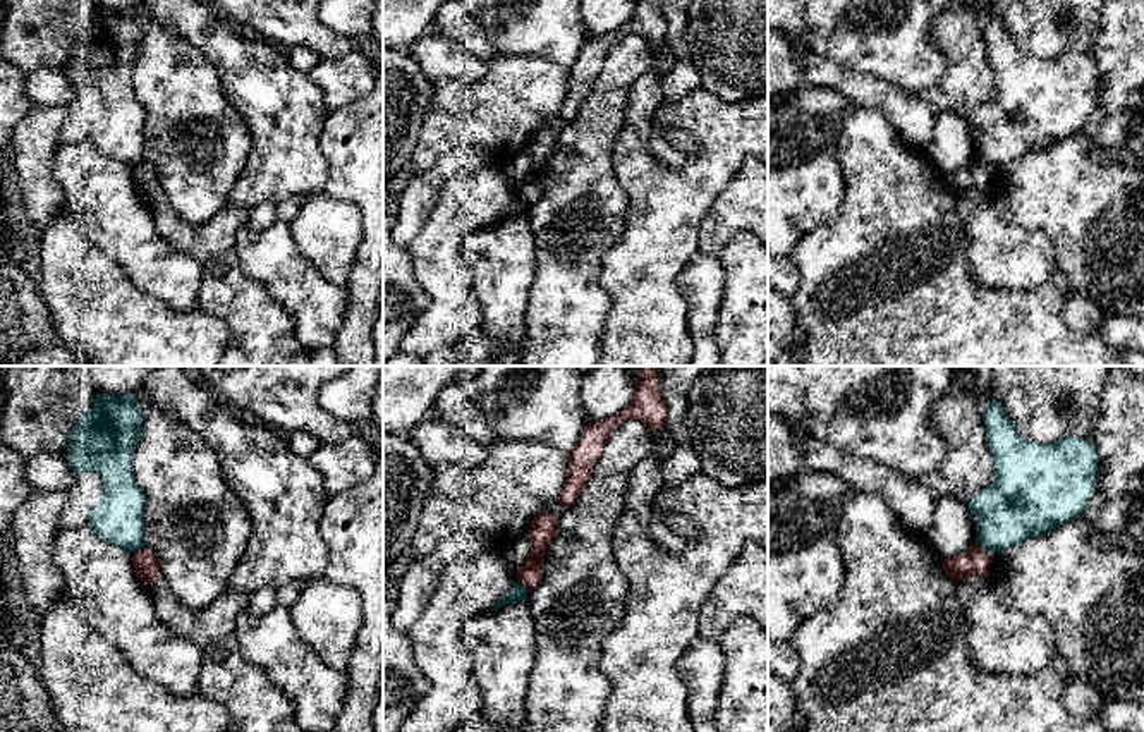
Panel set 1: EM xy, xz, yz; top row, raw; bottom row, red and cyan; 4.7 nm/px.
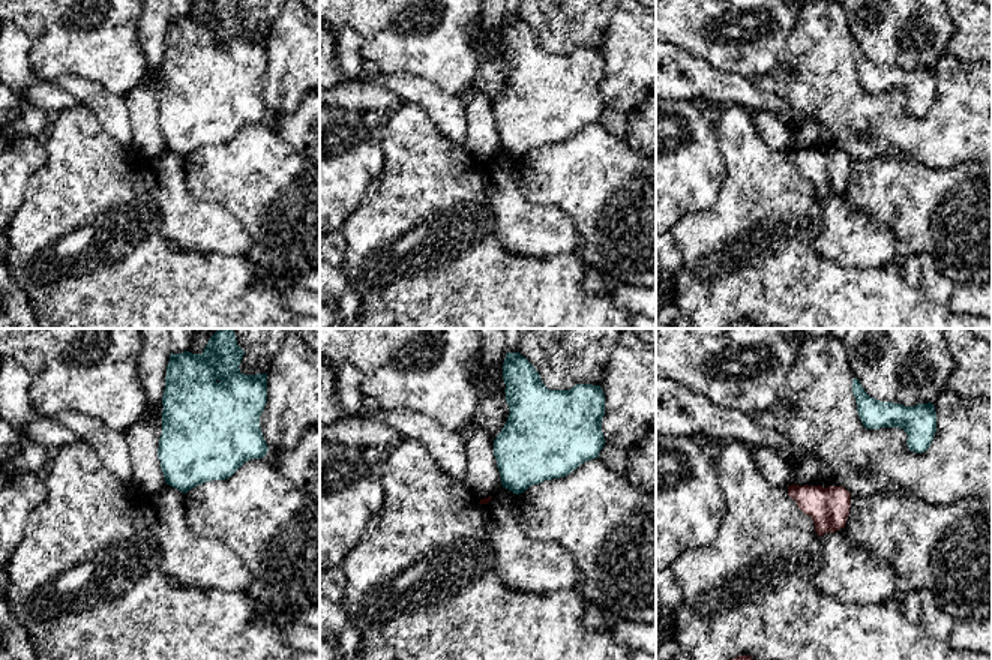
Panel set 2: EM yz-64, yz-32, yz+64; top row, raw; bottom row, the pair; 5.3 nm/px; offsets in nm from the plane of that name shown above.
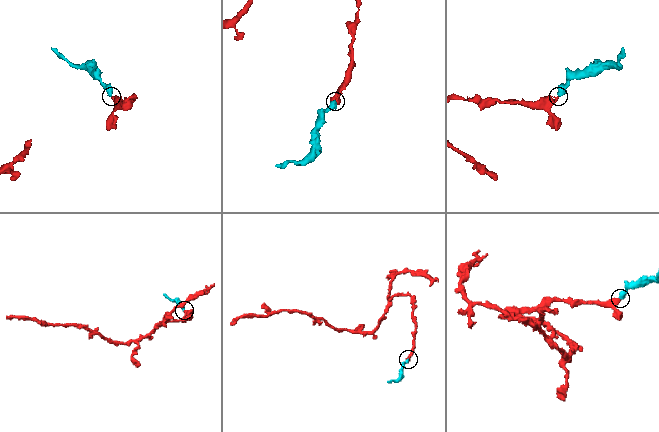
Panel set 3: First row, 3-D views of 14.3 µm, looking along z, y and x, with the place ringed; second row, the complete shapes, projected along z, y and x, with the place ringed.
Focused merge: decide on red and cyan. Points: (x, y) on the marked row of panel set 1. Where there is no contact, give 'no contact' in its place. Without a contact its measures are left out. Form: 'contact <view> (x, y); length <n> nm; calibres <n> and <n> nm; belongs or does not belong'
contact yz (983, 548); length 100 nm; calibres 140 and 320 nm; does not belong

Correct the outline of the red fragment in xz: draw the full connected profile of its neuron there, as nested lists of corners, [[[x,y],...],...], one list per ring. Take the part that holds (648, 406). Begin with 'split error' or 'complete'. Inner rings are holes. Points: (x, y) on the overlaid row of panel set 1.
complete | [[[639,366],[632,402],[624,411],[586,424],[577,445],[569,454],[569,474],[560,491],[560,503],[570,507],[577,500],[582,486],[593,476],[605,442],[627,419],[639,419],[656,430],[665,426],[666,406],[660,393],[660,380],[654,366]]]

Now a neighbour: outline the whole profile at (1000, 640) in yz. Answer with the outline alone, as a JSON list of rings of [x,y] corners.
[[[967,576],[957,584],[957,598],[967,622],[967,651],[977,668],[1007,675],[1032,674],[1055,656],[1051,624],[1041,615],[1024,615],[1005,607],[995,595],[989,577]]]

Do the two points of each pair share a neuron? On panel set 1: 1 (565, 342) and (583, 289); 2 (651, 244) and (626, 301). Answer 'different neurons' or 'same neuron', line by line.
1: same neuron
2: same neuron

